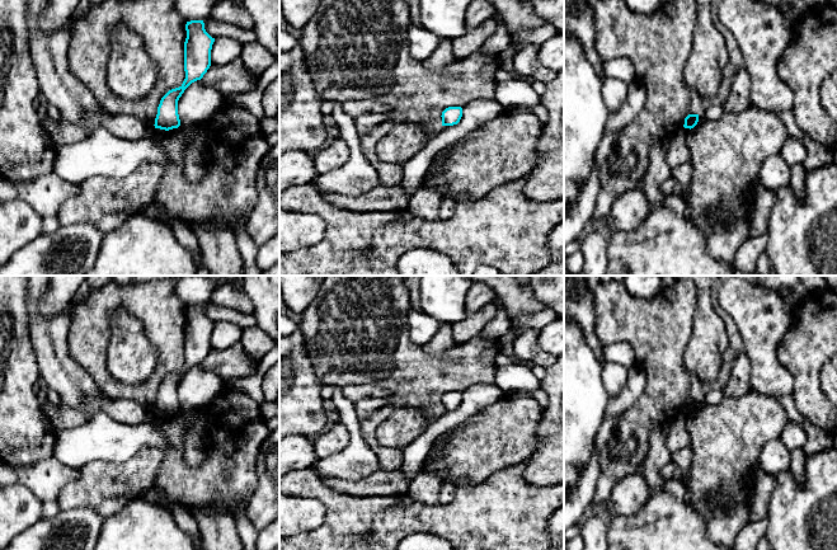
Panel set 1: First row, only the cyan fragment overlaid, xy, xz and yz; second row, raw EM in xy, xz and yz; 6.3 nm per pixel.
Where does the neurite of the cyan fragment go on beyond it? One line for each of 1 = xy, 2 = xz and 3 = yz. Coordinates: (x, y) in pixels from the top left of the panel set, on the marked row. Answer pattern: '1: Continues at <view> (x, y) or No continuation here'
1: No continuation here
2: No continuation here
3: No continuation here

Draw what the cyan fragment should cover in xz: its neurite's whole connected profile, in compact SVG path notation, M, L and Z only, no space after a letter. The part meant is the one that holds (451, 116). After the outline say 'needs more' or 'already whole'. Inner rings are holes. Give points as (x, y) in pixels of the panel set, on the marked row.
M448 107L442 112L442 126L457 124L462 117L461 107Z; already whole

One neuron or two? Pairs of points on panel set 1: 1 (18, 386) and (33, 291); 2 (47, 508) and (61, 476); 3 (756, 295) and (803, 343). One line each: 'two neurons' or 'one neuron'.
1: two neurons
2: two neurons
3: two neurons

